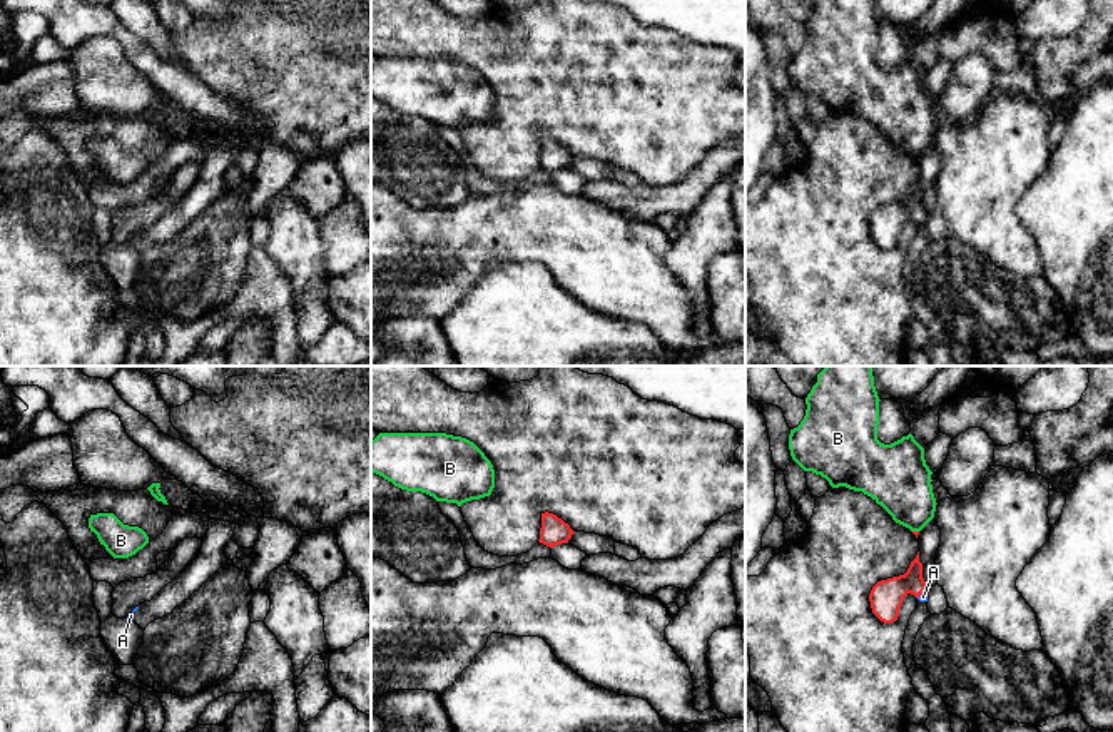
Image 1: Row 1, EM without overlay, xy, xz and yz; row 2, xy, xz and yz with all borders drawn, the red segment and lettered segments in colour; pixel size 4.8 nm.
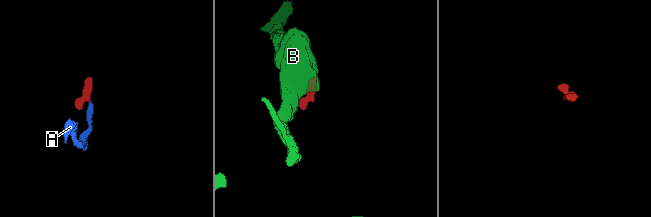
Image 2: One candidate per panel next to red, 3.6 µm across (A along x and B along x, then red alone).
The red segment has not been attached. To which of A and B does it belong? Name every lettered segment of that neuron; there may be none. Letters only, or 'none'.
A

